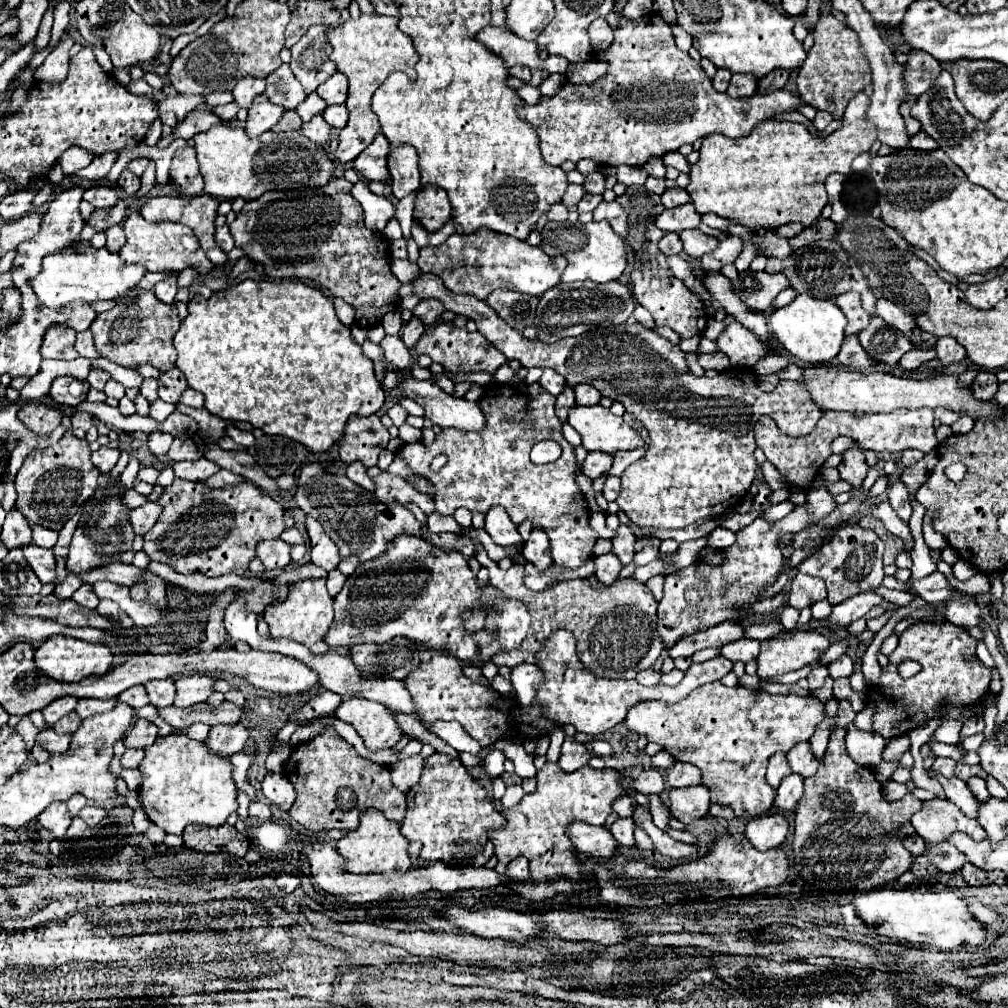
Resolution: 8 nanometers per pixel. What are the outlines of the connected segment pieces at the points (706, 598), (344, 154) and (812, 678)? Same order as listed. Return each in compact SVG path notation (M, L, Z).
M825 488L809 490L807 502L801 506L795 506L795 510L785 518L777 522L755 518L749 526L735 532L737 536L735 544L721 550L721 556L723 556L721 564L709 564L705 560L697 560L695 564L665 576L663 598L657 608L657 632L661 634L665 648L675 644L681 636L711 628L719 622L725 622L725 620L743 622L751 618L753 612L745 606L757 602L761 592L767 586L771 586L777 580L777 576L783 572L783 554L779 548L779 540L783 538L783 534L797 532L809 524L823 520L835 508L837 508L837 502Z
M361 14L359 18L349 18L345 22L339 22L335 26L327 26L327 40L333 46L333 60L337 64L337 72L345 74L349 80L349 96L347 96L347 110L349 110L349 122L341 130L339 136L339 146L335 150L335 160L341 164L347 164L355 160L357 154L361 154L371 142L379 128L379 120L375 112L371 110L371 96L373 92L385 82L385 78L401 70L409 74L411 78L417 76L415 64L419 60L419 54L413 48L411 36L405 36L397 28L397 20L393 16L383 16L383 14Z
M825 666L813 668L813 670L811 670L811 674L809 674L809 692L819 690L819 688L825 684L827 676L829 676L829 670L827 670Z

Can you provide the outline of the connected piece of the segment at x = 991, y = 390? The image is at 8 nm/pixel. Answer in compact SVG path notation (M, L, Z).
M981 370L971 384L973 396L977 400L993 400L993 396L997 392L997 386L999 386L997 376L995 376L995 372L989 372L989 370Z

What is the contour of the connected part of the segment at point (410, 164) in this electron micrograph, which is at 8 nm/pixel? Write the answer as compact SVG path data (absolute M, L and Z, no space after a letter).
M407 144L393 146L387 156L387 168L393 180L393 196L401 200L409 192L421 188L419 164L417 164L417 150L409 148Z

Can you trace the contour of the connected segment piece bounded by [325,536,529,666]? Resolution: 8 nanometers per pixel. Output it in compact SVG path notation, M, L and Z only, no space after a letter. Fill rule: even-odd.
M397 536L393 544L389 544L389 552L385 556L377 556L377 560L367 560L357 566L357 574L349 576L343 584L343 606L335 610L333 628L327 632L325 642L329 646L353 646L353 644L385 644L395 636L405 636L409 640L421 642L435 652L449 652L461 664L487 664L493 660L493 654L501 652L501 648L517 648L529 630L529 612L525 604L519 600L505 600L497 588L489 582L479 584L475 572L469 568L467 560L461 552L441 552L433 544L417 536ZM469 610L483 610L485 616L495 612L495 628L483 626L477 632L469 632L465 628L465 620L469 618Z

